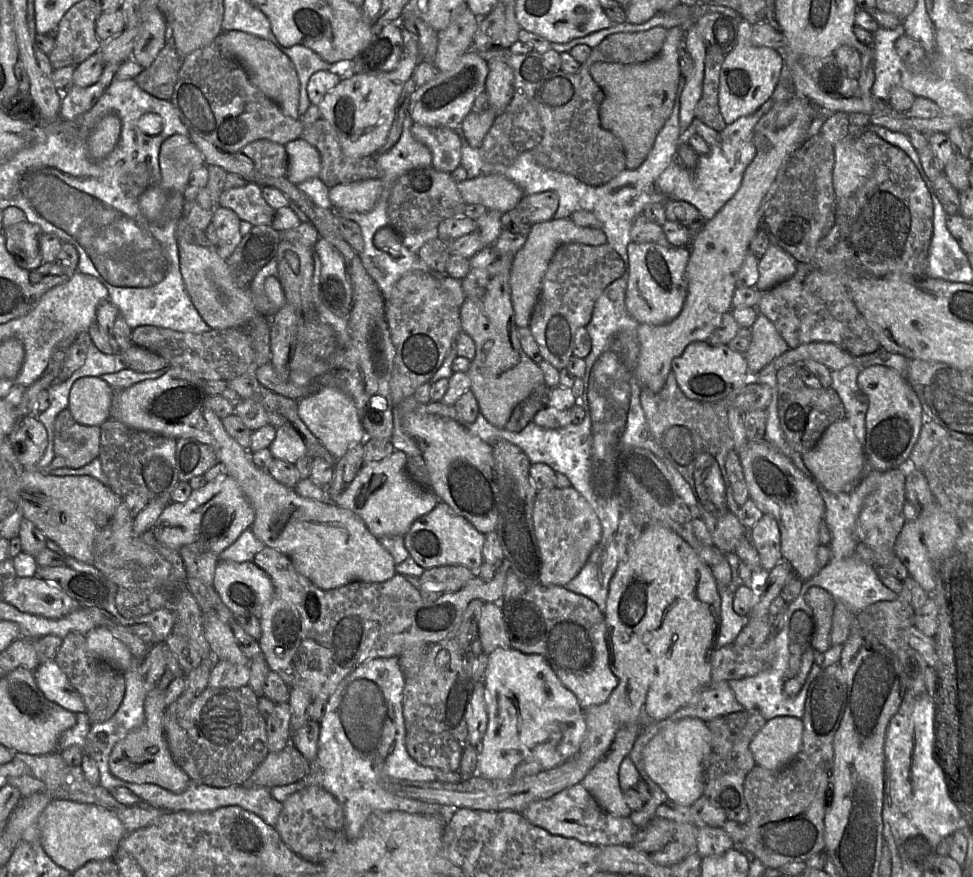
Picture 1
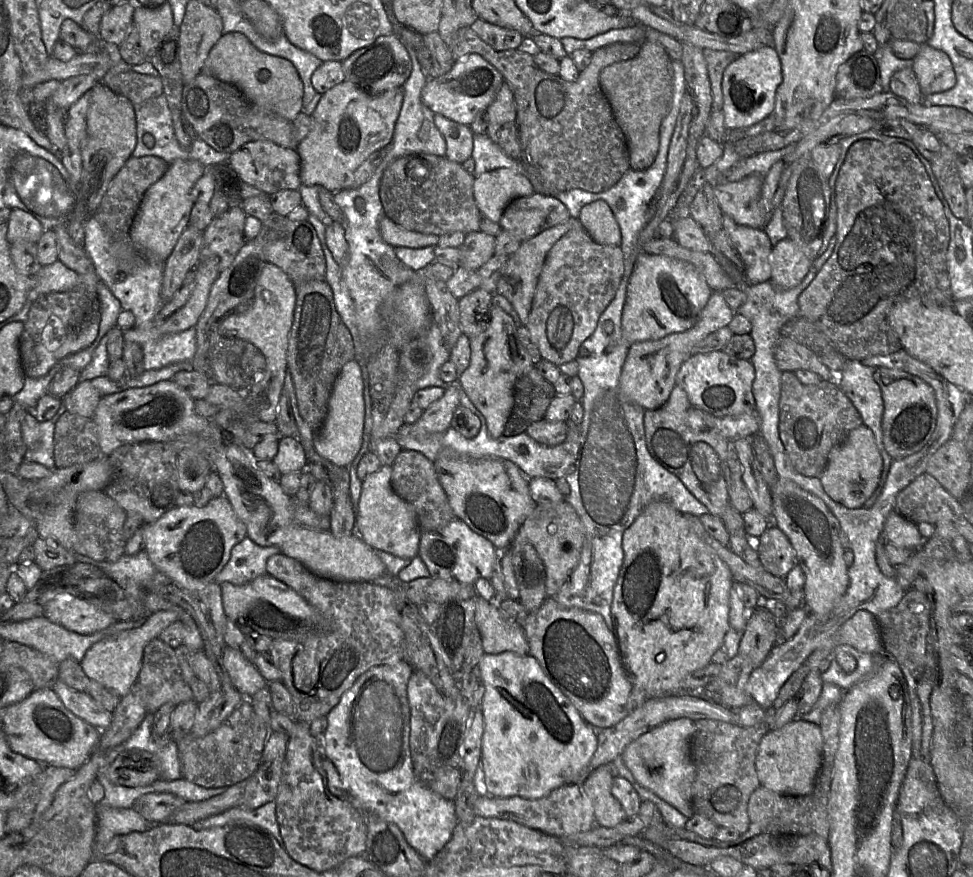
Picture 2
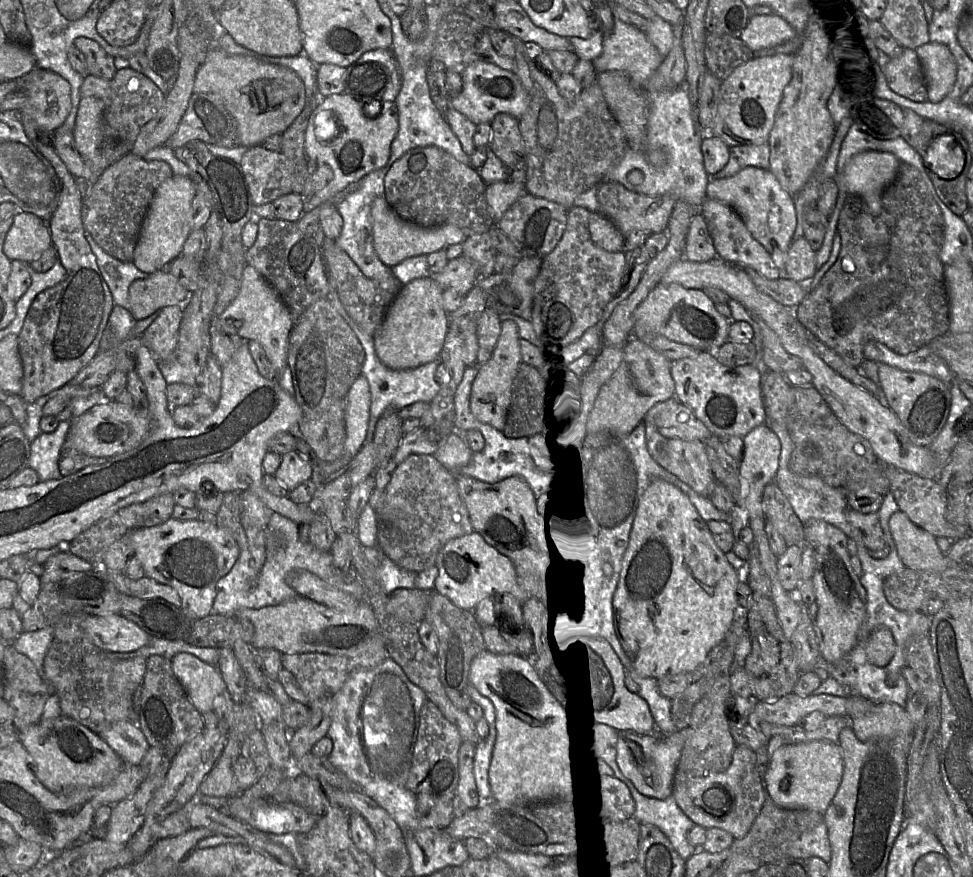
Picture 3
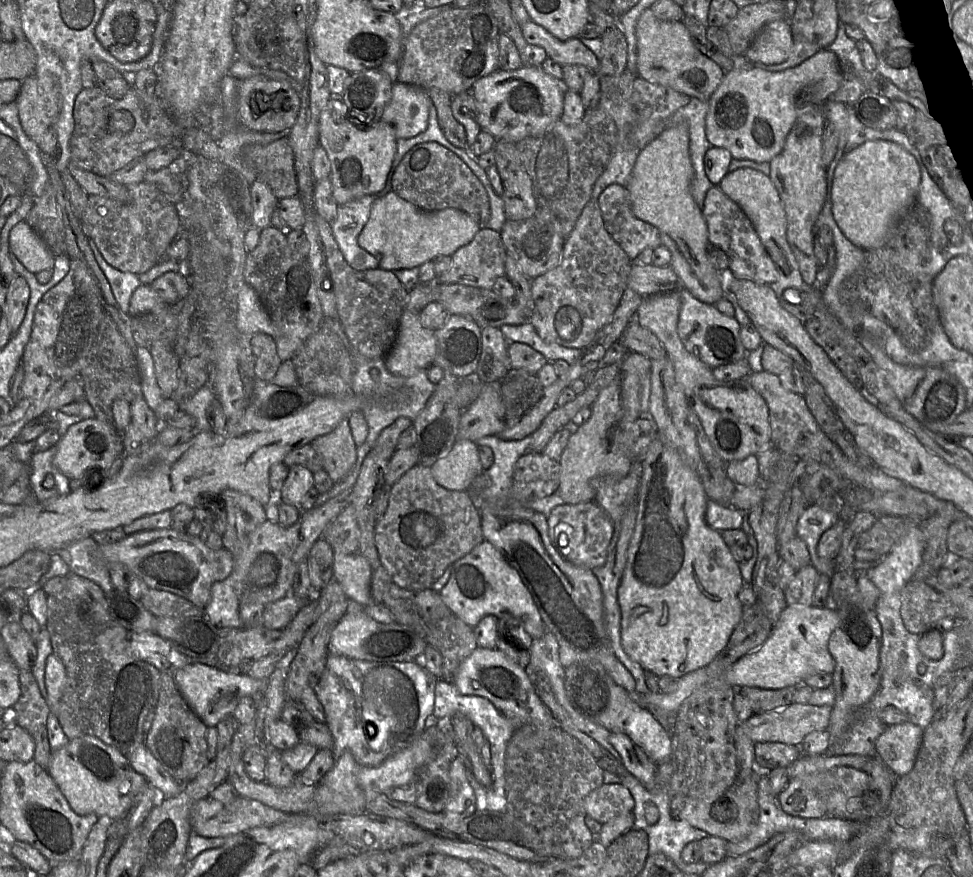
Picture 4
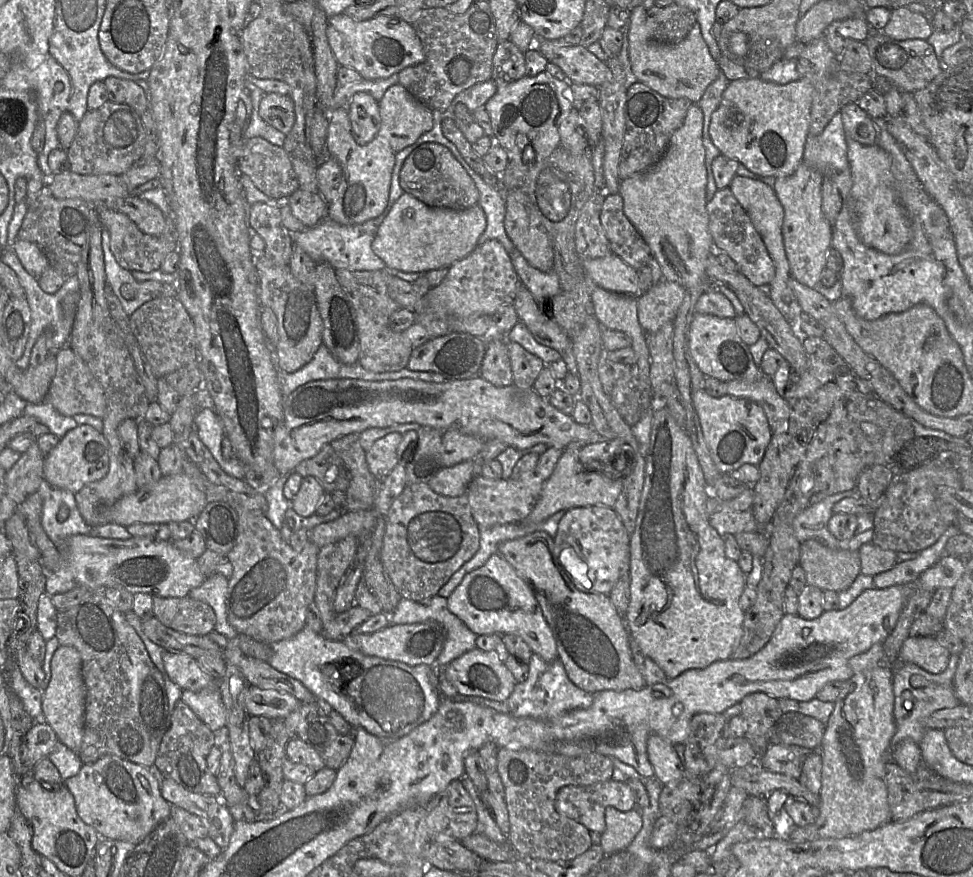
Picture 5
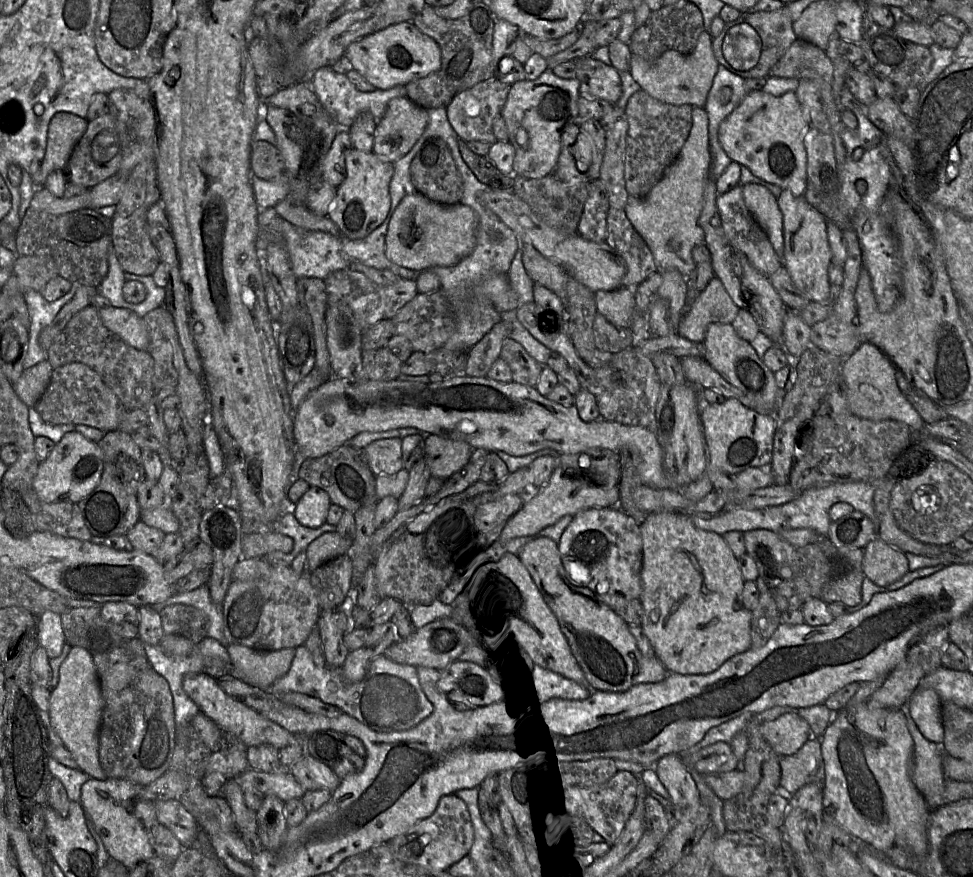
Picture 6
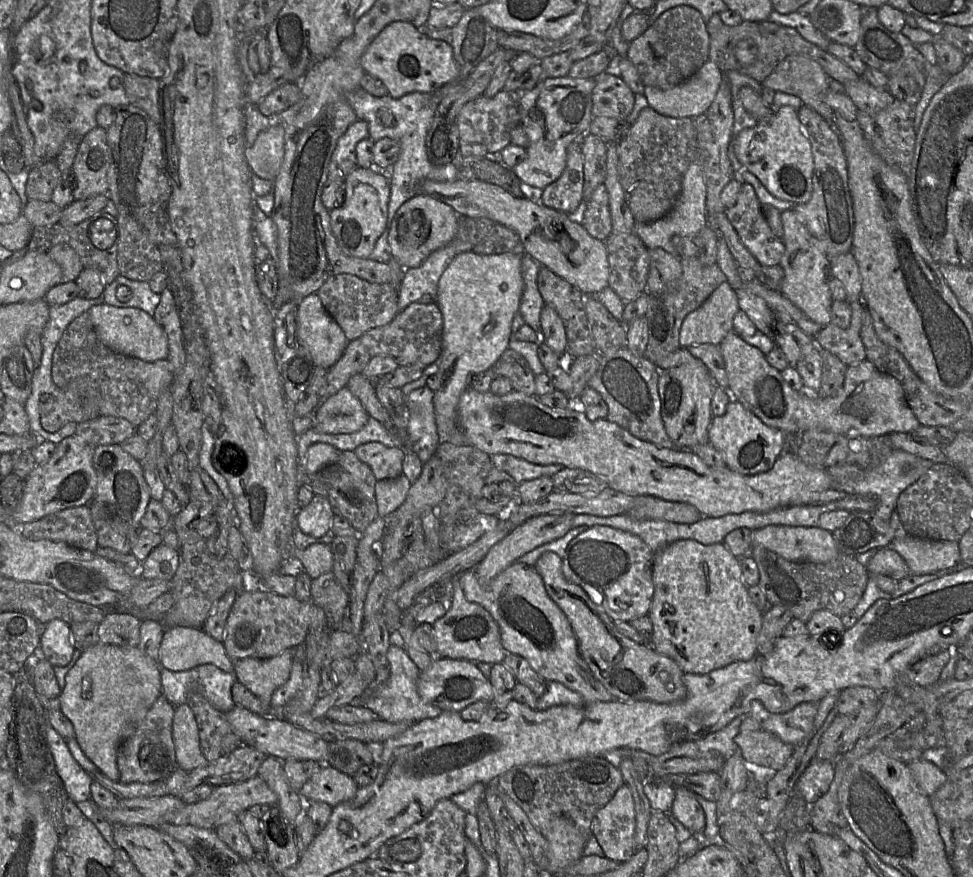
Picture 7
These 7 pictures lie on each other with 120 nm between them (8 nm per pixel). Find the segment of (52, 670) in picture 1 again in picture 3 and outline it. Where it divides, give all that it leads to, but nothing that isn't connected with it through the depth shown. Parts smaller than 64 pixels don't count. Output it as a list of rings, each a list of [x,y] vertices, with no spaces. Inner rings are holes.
[[[132,721],[112,723],[97,735],[127,764],[140,765],[150,748],[141,728]]]

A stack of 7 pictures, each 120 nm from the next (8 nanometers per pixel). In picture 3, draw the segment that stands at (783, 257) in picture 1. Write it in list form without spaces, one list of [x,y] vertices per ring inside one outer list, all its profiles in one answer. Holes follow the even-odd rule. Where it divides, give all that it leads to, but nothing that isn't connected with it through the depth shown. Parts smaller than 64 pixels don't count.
[[[803,236],[795,237],[788,249],[784,274],[786,279],[804,281],[816,272],[816,255]]]

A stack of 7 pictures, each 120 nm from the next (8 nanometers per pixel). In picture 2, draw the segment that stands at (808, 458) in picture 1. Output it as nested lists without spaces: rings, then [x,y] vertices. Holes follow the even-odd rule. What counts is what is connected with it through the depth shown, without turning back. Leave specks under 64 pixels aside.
[[[864,424],[851,430],[843,443],[830,453],[819,479],[826,494],[847,508],[861,508],[879,486],[883,459],[872,431]]]

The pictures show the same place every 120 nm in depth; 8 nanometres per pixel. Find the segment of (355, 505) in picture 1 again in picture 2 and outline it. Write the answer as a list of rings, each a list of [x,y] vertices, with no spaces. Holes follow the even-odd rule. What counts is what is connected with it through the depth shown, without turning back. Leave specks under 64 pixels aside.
[[[382,466],[377,472],[369,475],[362,481],[362,491],[356,512],[356,528],[361,539],[374,548],[388,552],[400,558],[413,559],[418,555],[420,542],[420,529],[414,507],[400,496],[391,486],[392,466]]]

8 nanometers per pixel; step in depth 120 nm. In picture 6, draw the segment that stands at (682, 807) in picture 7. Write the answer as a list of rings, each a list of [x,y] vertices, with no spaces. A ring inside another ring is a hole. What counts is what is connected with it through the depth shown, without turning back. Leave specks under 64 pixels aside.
[[[679,755],[662,757],[655,764],[654,771],[667,789],[674,805],[692,807],[701,804],[699,790]]]

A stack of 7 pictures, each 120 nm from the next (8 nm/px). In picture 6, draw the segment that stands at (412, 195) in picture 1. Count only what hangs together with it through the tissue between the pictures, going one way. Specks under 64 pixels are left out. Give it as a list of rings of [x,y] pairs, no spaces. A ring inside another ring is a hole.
[[[439,137],[428,138],[411,162],[411,180],[416,190],[440,204],[460,203],[464,186],[448,144]]]

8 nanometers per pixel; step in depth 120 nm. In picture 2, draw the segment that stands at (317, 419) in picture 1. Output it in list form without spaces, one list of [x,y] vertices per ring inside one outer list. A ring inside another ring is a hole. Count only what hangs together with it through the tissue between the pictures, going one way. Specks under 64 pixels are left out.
[[[356,361],[346,363],[335,381],[328,401],[328,413],[321,429],[314,435],[314,448],[320,456],[339,467],[349,467],[360,451],[365,424],[364,382]]]

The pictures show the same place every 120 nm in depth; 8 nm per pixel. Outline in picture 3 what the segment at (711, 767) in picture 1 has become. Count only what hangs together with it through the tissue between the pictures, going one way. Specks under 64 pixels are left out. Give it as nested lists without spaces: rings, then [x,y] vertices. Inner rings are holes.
[[[738,744],[726,771],[708,776],[697,773],[697,779],[693,779],[692,786],[687,790],[685,790],[683,776],[674,775],[673,797],[676,804],[695,824],[706,830],[710,828],[725,830],[732,834],[734,839],[743,838],[768,799],[763,780],[768,762],[767,746],[755,752],[745,745]]]

